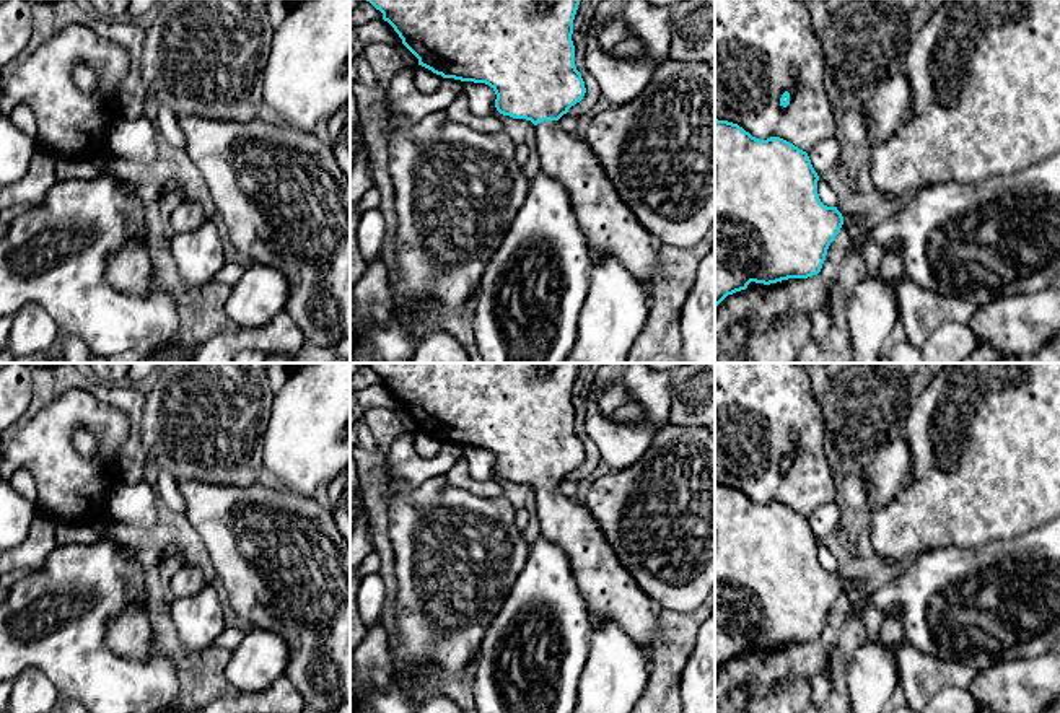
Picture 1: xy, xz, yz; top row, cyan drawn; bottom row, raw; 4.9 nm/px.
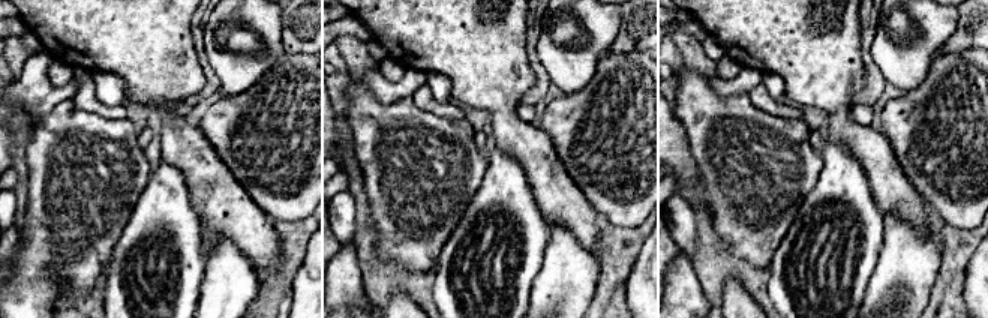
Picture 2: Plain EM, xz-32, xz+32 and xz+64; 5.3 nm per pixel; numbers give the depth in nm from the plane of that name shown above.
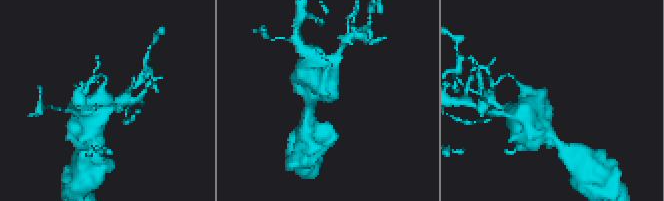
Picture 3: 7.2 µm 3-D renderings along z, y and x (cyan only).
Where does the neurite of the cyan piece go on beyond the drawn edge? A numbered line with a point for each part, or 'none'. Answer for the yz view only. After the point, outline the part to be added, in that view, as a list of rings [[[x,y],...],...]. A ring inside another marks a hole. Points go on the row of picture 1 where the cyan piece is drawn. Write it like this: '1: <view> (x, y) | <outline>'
1: yz (860, 225) | [[[843,215],[843,225],[852,228],[855,234],[863,234],[869,230],[869,223],[865,217],[852,217],[852,215]]]

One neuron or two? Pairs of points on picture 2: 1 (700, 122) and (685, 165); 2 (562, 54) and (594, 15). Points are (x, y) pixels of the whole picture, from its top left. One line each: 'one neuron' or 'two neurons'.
1: two neurons
2: one neuron

